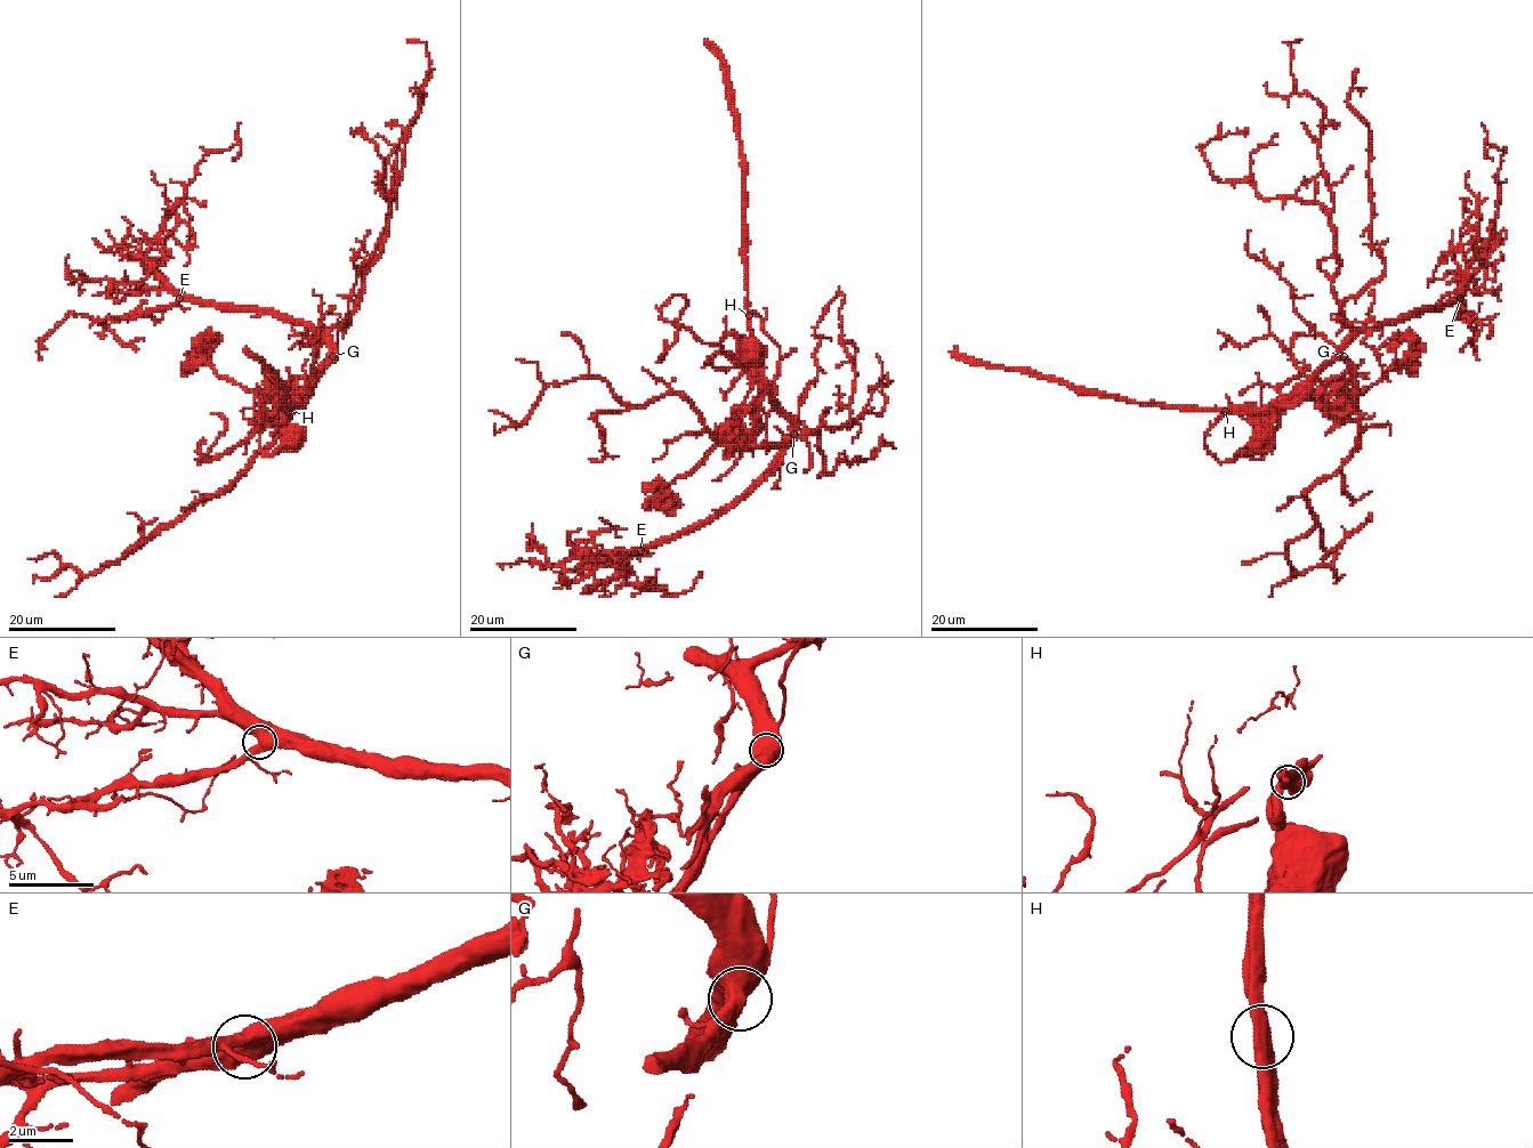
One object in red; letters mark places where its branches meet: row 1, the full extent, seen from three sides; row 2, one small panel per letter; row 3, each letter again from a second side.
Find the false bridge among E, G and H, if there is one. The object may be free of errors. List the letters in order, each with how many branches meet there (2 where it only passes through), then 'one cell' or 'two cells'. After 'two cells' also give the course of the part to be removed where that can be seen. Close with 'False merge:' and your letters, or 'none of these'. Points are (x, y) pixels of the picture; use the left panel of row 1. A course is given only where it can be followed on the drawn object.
E: 2 branches meet; one cell
G: 2 branches meet; one cell
H: 2 branches meet; two cells; foreign part runs (287, 410), (299, 395), (244, 390), (219, 377), (203, 358), (207, 336), (182, 377)
False merge: H

